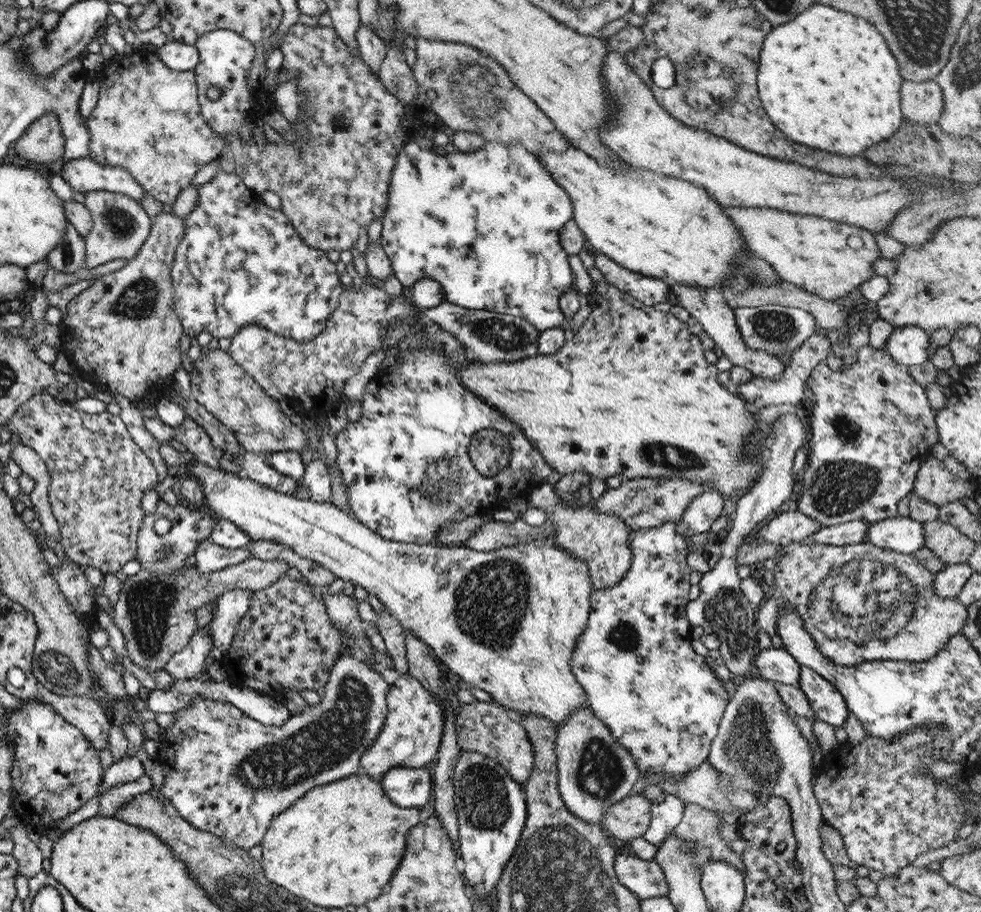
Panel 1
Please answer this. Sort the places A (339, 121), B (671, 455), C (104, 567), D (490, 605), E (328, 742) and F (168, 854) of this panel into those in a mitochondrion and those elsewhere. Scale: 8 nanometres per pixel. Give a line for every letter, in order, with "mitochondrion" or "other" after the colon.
A: mitochondrion
B: mitochondrion
C: other
D: mitochondrion
E: mitochondrion
F: other

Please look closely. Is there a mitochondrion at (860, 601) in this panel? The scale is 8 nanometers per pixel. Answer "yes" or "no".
yes

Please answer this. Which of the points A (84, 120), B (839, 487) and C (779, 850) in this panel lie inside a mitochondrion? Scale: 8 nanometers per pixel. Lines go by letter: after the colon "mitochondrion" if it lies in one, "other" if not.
A: other
B: mitochondrion
C: other

